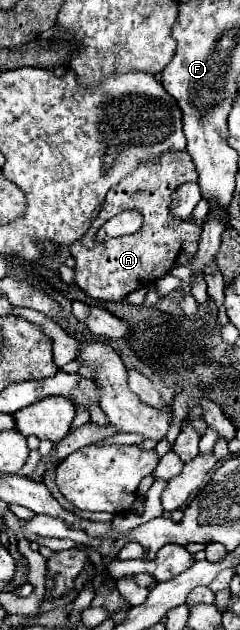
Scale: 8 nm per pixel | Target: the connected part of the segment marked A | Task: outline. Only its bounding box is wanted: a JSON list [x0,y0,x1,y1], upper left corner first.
[70,151,200,301]

